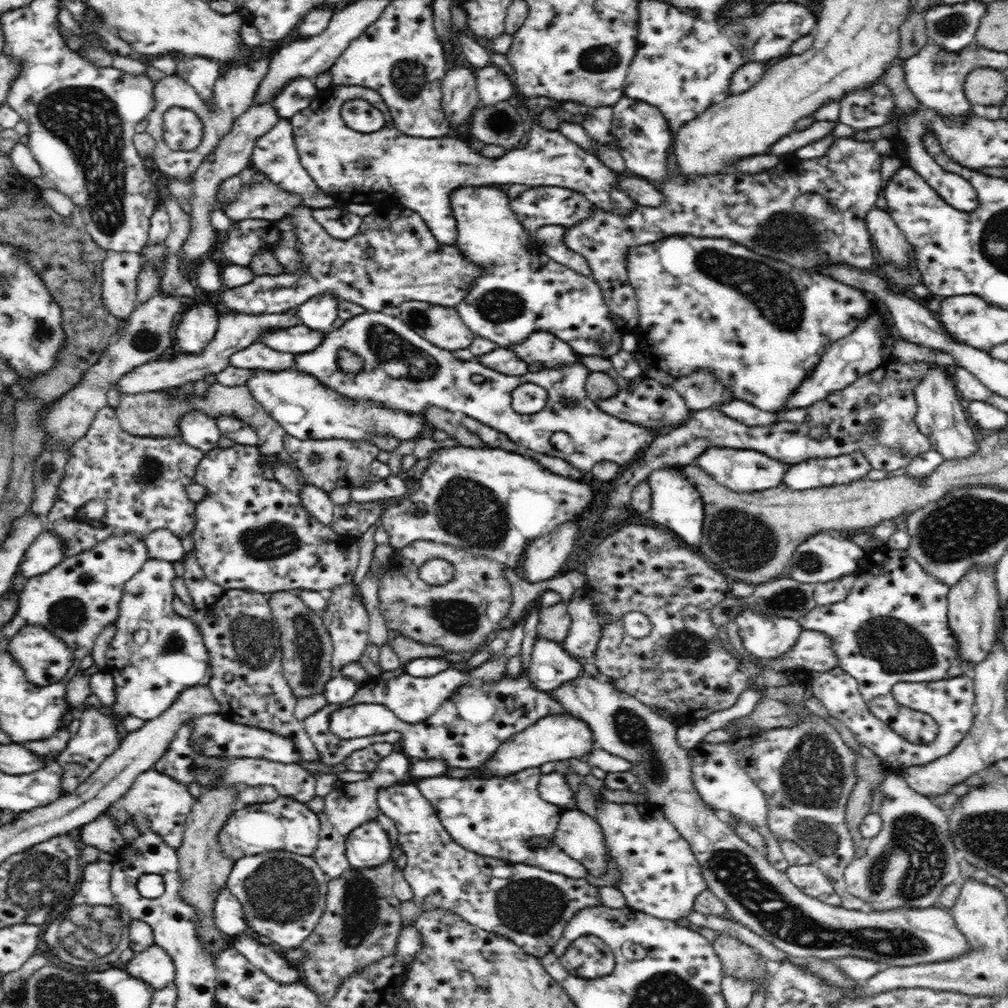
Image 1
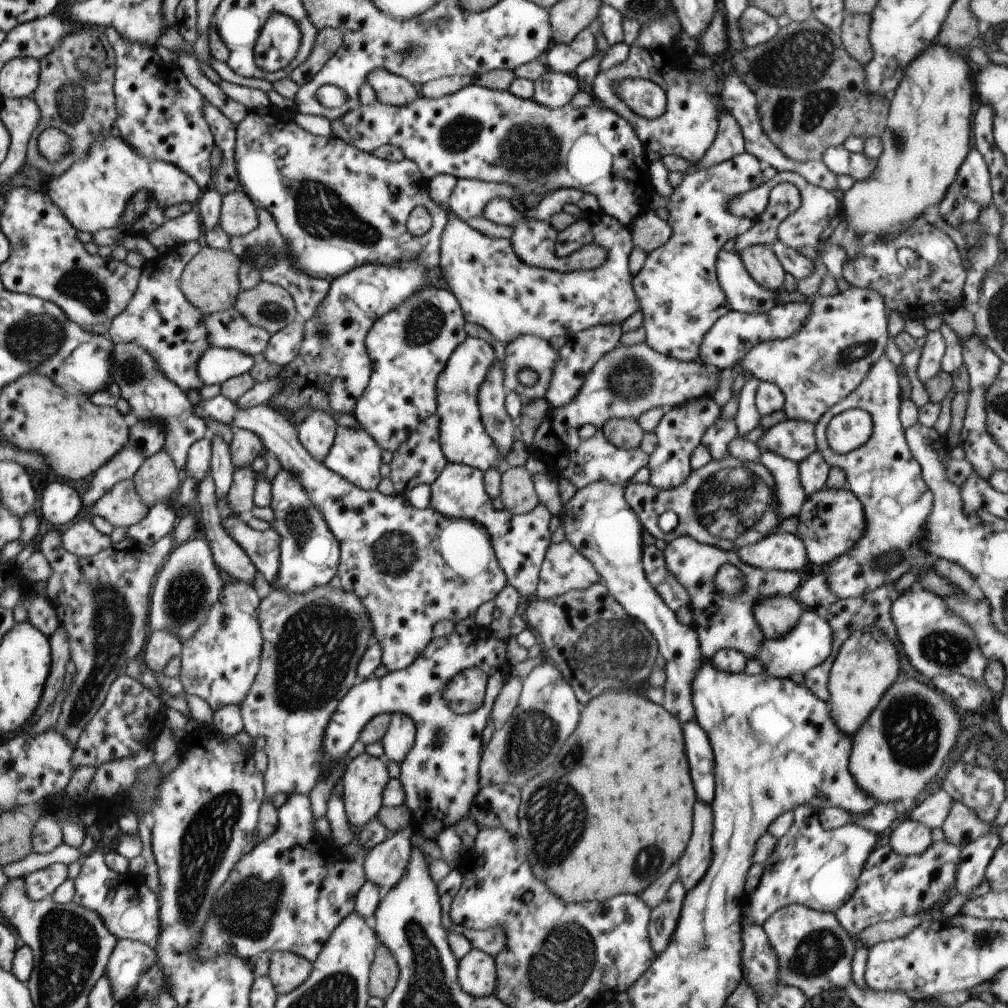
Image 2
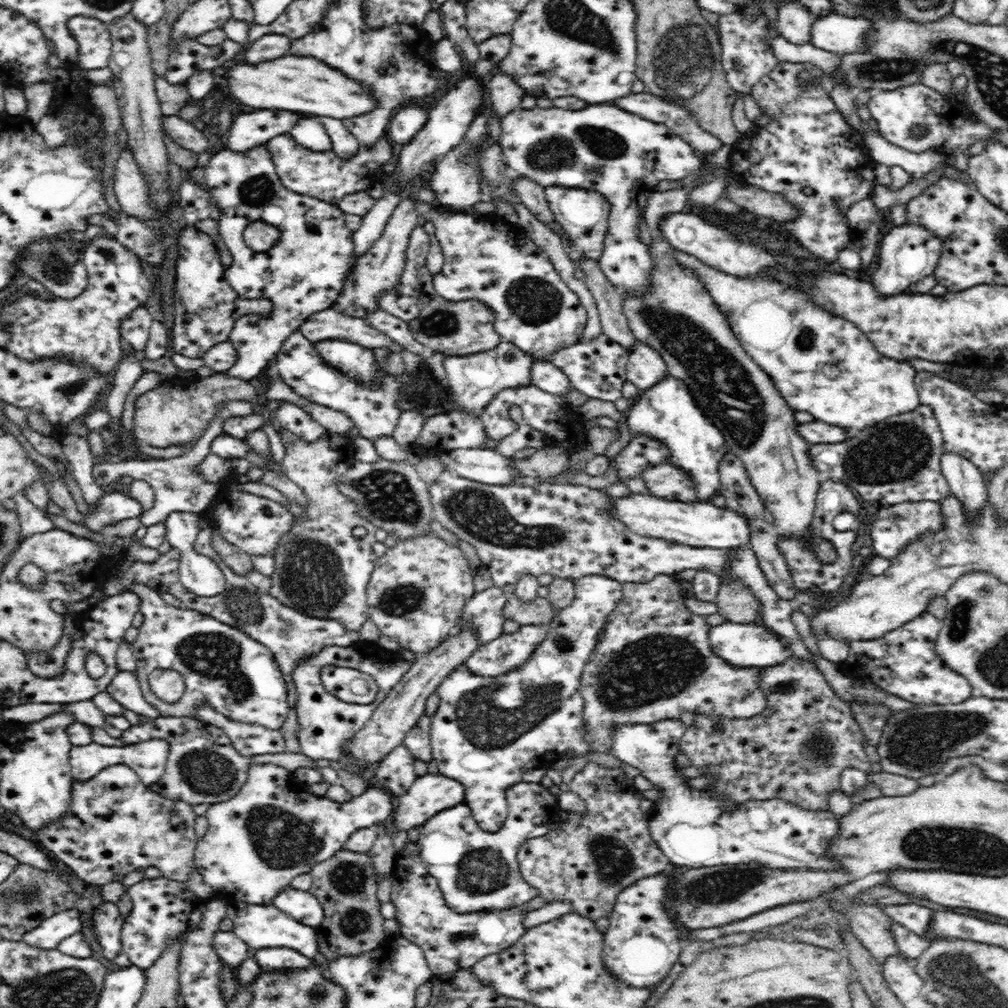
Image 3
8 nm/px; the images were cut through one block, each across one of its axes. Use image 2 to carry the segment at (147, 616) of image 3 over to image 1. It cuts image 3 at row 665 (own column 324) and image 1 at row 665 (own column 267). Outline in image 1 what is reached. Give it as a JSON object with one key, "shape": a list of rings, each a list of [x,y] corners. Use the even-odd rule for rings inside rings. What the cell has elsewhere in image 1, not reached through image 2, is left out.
{"shape":[[[149,556],[144,566],[124,583],[115,622],[116,634],[106,651],[103,670],[105,674],[112,675],[115,682],[116,703],[113,704],[112,710],[116,713],[116,718],[123,717],[126,713],[144,720],[158,718],[171,708],[185,690],[194,686],[209,686],[212,680],[212,661],[203,642],[202,631],[192,618],[180,616],[172,606],[175,597],[172,579],[175,576],[170,562]],[[138,630],[146,632],[144,644],[134,642]]]}

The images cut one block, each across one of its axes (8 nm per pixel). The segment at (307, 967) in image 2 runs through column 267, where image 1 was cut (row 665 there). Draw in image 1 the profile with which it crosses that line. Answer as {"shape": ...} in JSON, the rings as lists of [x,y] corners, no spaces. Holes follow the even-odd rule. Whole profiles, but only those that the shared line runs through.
{"shape":[[[972,568],[956,586],[949,588],[947,596],[947,623],[952,637],[956,639],[955,658],[957,662],[965,662],[971,666],[978,666],[984,662],[997,641],[997,627],[999,622],[1000,595],[994,570],[987,568]]]}

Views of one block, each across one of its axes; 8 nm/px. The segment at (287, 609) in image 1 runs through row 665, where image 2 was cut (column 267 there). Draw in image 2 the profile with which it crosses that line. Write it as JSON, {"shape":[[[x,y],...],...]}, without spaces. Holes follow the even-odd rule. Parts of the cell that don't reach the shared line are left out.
{"shape":[[[266,282],[240,291],[233,307],[249,324],[264,328],[269,336],[298,319],[289,293],[276,284]]]}

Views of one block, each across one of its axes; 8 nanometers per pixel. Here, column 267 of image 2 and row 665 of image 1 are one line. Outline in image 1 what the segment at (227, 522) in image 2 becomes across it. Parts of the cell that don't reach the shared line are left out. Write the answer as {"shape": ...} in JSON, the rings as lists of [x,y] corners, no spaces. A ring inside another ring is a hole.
{"shape":[[[538,634],[532,644],[528,669],[530,679],[544,691],[558,690],[568,682],[591,676],[580,661],[559,649],[559,644]]]}

